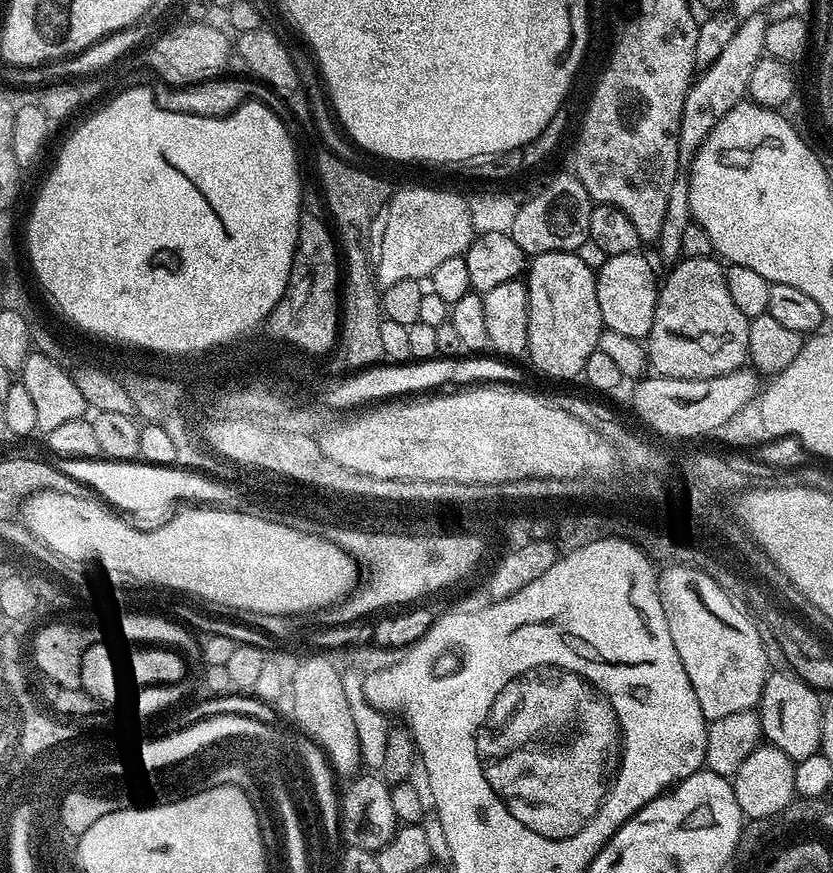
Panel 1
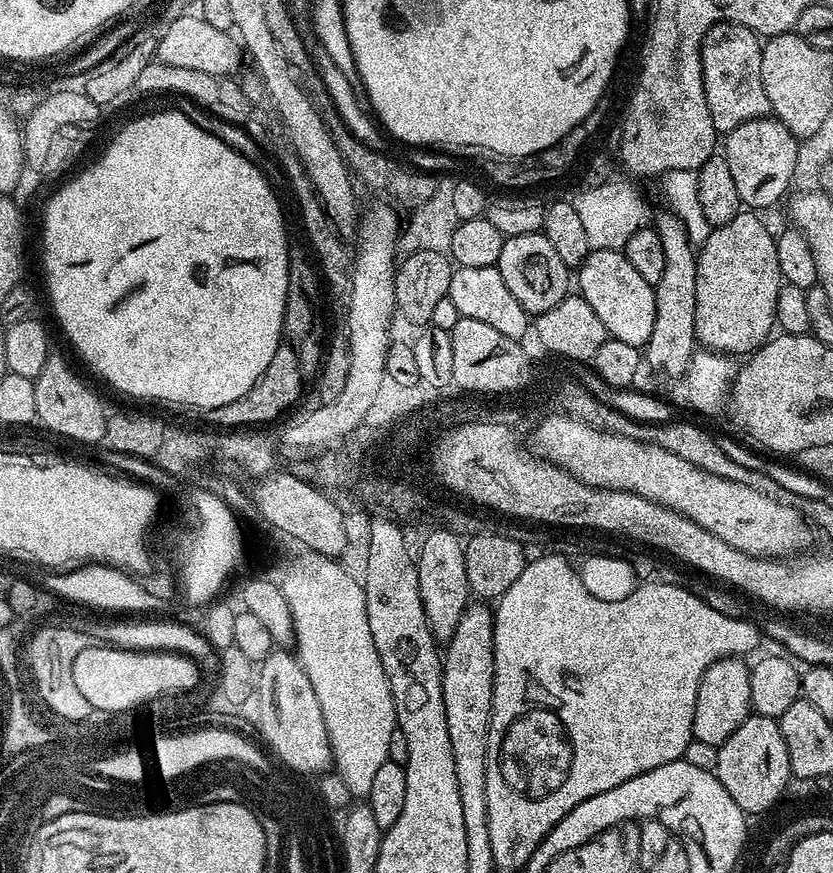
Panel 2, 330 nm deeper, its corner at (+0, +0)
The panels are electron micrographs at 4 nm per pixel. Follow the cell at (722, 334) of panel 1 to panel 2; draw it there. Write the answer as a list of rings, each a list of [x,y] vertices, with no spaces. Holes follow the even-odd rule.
[[[741,210],[737,216],[730,218],[730,222],[712,228],[709,236],[699,245],[696,258],[698,270],[694,306],[696,339],[705,349],[723,352],[733,358],[755,352],[769,340],[777,327],[776,307],[782,281],[778,270],[776,236],[756,216],[759,215],[755,211]]]

